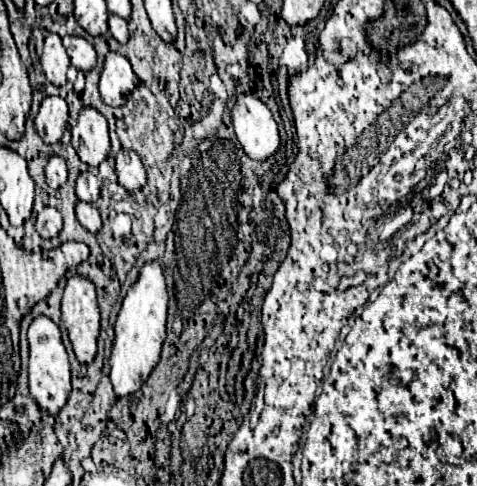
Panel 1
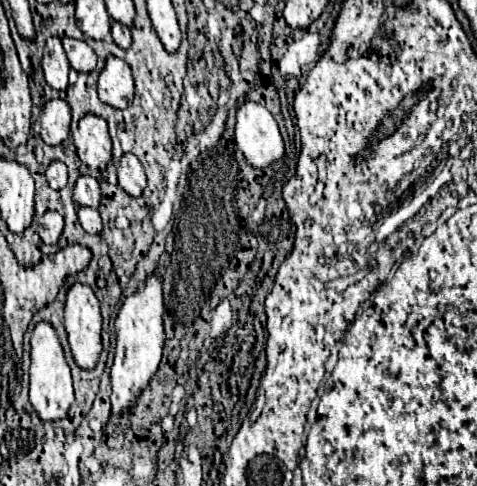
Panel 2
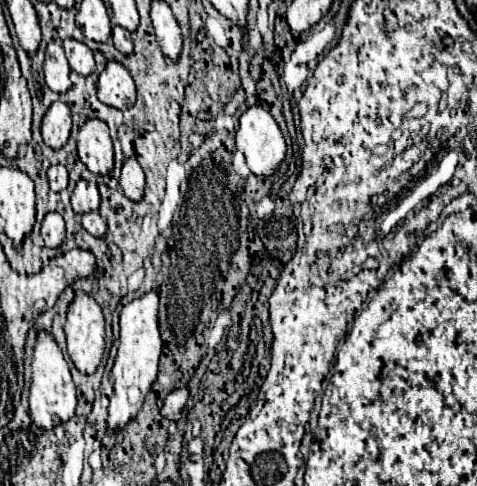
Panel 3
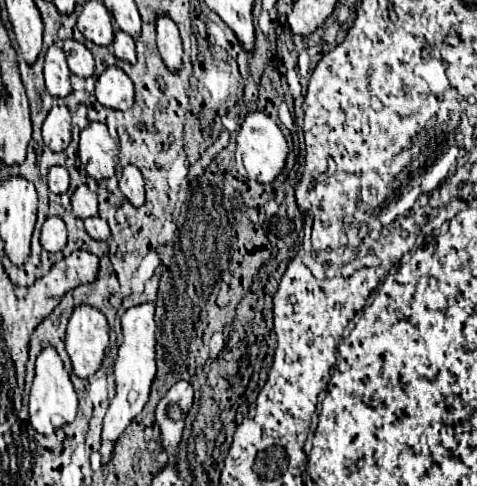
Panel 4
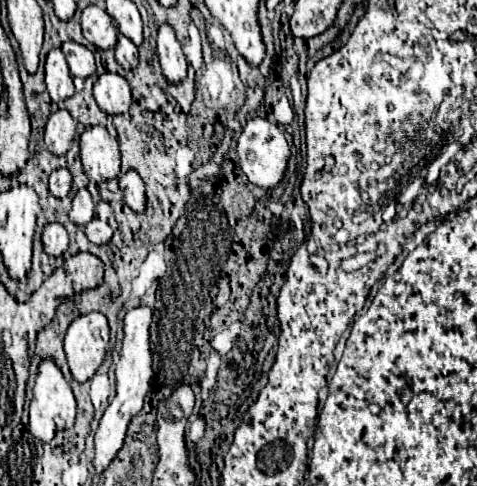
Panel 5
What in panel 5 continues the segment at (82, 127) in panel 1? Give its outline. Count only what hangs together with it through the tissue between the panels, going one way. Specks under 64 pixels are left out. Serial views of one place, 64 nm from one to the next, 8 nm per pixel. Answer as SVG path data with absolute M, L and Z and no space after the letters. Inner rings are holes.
M92 126L80 136L80 158L90 182L100 184L120 174L118 140L104 126Z

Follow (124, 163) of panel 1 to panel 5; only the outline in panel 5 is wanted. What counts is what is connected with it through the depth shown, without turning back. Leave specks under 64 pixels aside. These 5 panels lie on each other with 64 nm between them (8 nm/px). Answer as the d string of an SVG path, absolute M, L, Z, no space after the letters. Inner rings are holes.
M128 170L124 176L120 176L120 190L124 194L124 202L136 214L142 214L146 208L146 194L144 194L144 182L138 176L138 172Z

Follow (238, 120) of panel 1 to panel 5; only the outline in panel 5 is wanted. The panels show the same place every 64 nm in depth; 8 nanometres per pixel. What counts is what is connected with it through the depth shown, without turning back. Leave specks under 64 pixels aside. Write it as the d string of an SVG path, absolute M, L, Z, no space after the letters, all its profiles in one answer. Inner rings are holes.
M252 118L248 120L248 124L244 126L240 138L238 138L238 158L240 158L240 166L244 170L244 174L248 176L248 180L260 188L274 188L280 184L286 166L288 166L288 158L290 158L290 146L282 134L282 130L268 122L266 118Z

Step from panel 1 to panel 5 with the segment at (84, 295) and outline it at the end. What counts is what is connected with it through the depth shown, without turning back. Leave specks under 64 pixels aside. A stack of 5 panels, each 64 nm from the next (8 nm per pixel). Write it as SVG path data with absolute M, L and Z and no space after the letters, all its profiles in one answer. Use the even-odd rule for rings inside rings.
M100 312L76 318L64 338L64 352L76 382L86 382L100 368L108 348L108 320Z

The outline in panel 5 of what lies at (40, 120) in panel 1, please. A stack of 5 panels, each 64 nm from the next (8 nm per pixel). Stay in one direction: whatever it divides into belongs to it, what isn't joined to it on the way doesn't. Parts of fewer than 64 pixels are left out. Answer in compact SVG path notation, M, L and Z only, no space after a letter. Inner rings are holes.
M64 108L56 110L50 116L50 120L46 124L46 132L44 132L44 142L46 142L48 150L56 156L66 154L72 146L74 136L76 136L76 122L70 116L70 112Z

